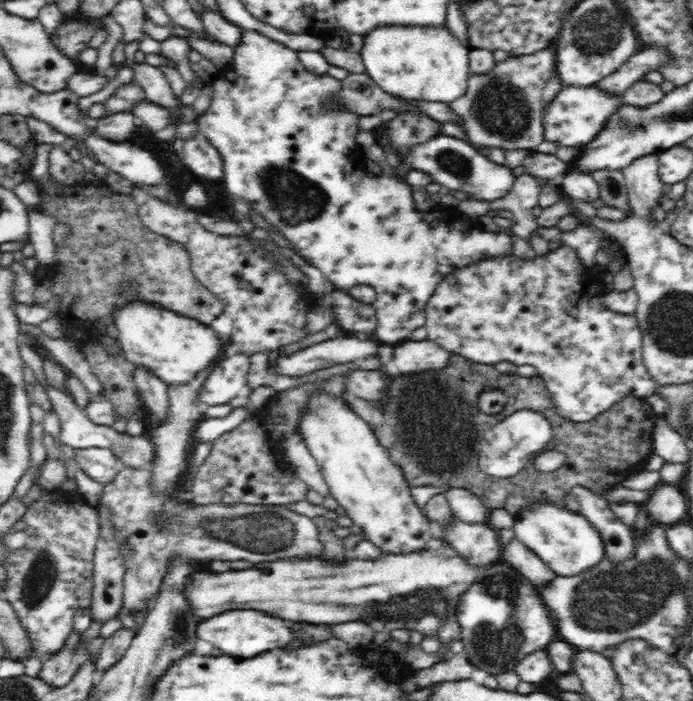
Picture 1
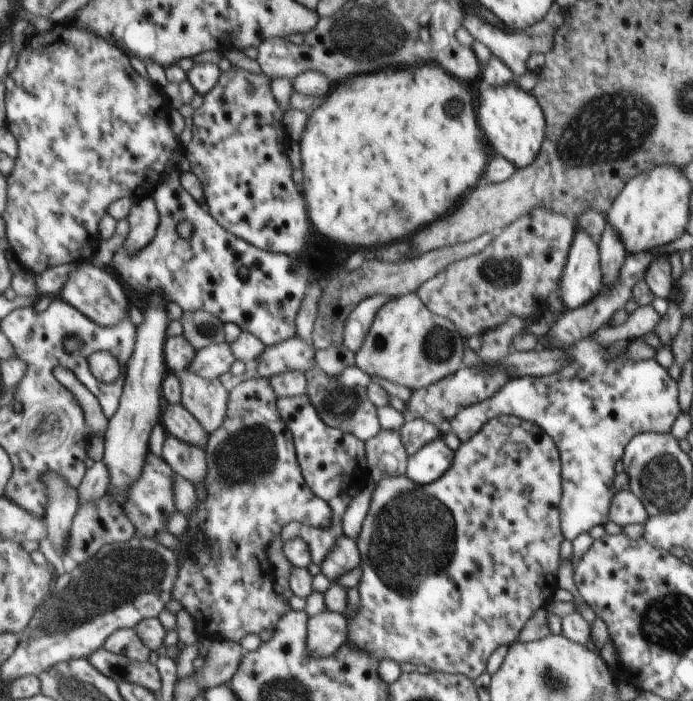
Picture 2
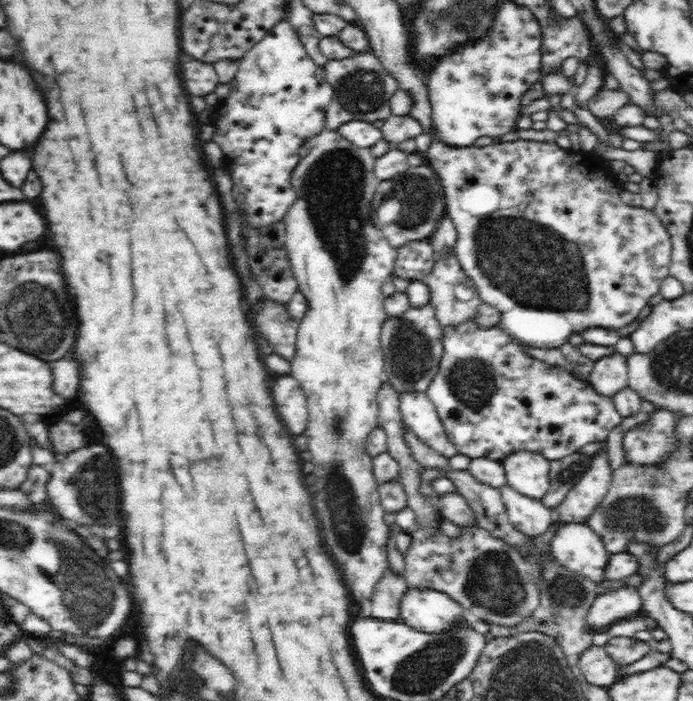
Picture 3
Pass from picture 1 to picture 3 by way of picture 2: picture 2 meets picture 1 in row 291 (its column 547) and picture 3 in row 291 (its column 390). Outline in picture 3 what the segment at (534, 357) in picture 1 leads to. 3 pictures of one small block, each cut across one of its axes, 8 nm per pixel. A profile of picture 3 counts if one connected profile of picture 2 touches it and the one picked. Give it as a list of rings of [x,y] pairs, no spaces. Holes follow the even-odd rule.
[[[434,140],[426,151],[426,160],[439,176],[445,194],[446,215],[452,219],[457,239],[453,253],[459,260],[464,274],[472,280],[481,302],[486,303],[501,314],[503,331],[516,343],[539,349],[559,349],[568,343],[573,334],[582,334],[587,328],[606,328],[619,332],[633,322],[638,322],[642,310],[659,293],[660,285],[669,276],[672,243],[667,227],[655,215],[652,208],[632,207],[620,199],[616,176],[609,169],[610,164],[594,152],[579,149],[562,149],[553,142],[517,140],[507,143],[495,142],[486,147],[464,147],[464,150],[444,148],[443,141]]]

